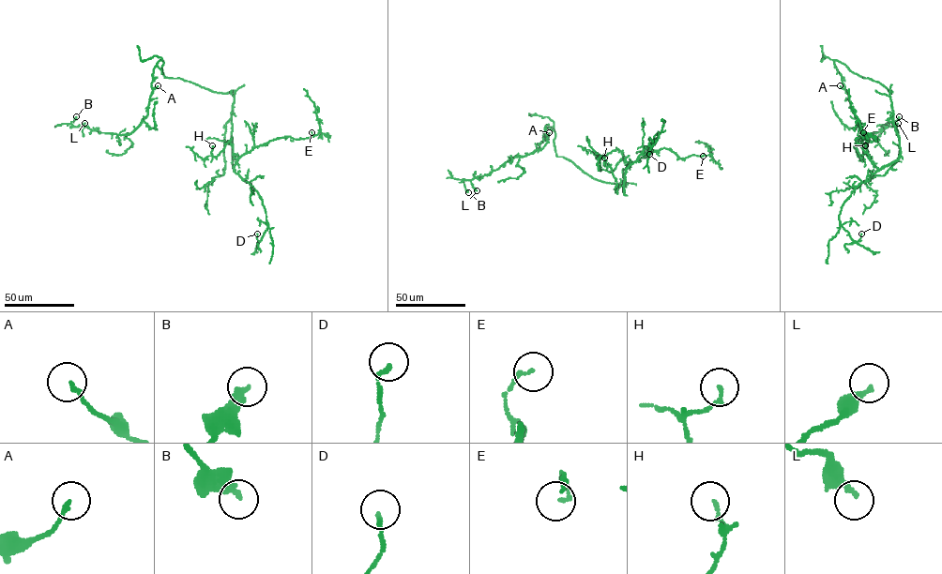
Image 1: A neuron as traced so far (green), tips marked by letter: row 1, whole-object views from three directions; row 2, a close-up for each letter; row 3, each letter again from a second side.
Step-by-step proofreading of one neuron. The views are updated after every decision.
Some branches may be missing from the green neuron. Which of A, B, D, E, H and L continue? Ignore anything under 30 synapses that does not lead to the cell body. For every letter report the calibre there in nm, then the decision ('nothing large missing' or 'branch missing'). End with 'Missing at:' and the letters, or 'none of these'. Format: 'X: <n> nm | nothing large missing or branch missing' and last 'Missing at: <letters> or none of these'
A: 160 nm | nothing large missing
B: 280 nm | nothing large missing
D: 160 nm | nothing large missing
E: 120 nm | nothing large missing
H: 140 nm | nothing large missing
L: 200 nm | nothing large missing
Missing at: none of these

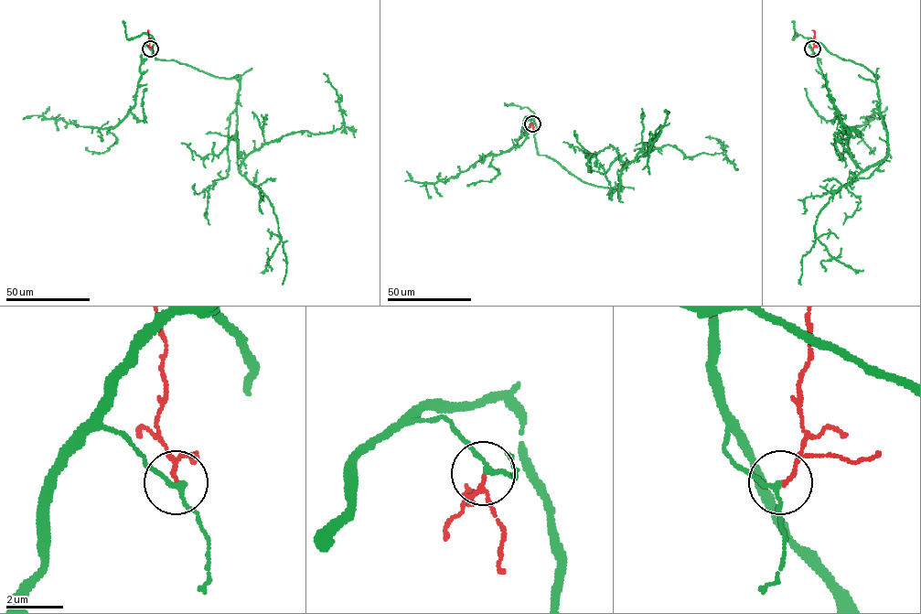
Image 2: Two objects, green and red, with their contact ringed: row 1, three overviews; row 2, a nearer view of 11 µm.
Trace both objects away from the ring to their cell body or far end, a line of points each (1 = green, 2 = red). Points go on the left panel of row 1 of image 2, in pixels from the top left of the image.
1: (150, 48), (153, 38), (155, 59), (240, 77), (239, 169), (283, 136), (341, 126), (338, 96), (323, 73)
2: (150, 48), (148, 30)

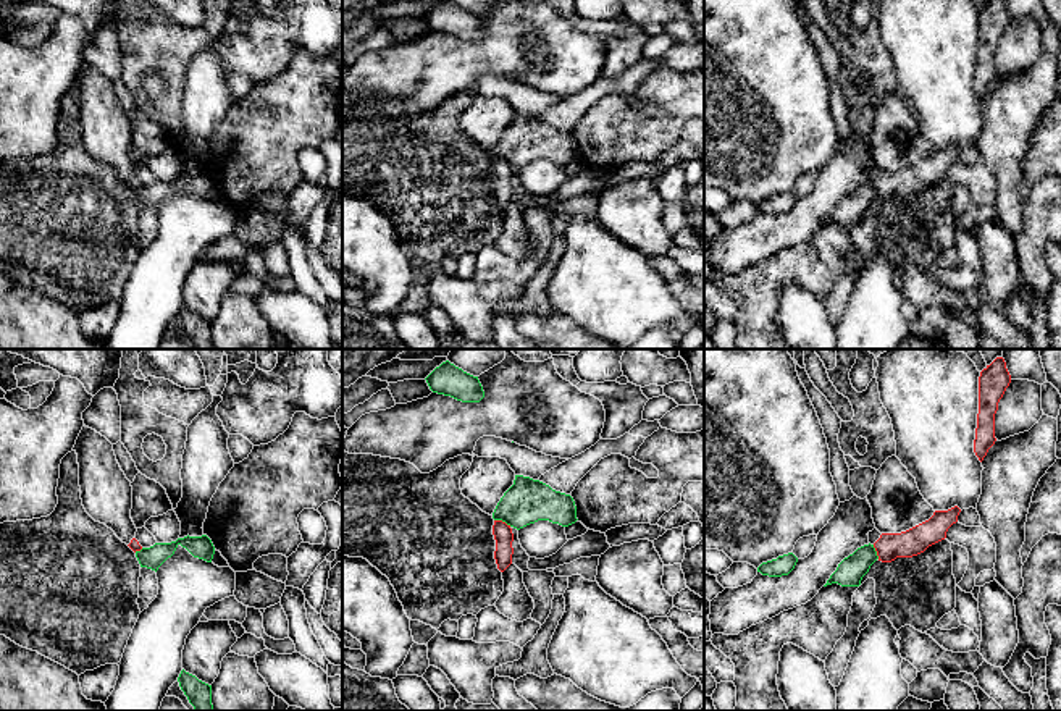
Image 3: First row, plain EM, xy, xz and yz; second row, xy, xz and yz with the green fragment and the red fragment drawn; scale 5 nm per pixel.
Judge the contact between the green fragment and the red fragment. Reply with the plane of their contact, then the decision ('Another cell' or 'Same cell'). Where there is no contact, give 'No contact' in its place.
Touches green in xz. Another cell

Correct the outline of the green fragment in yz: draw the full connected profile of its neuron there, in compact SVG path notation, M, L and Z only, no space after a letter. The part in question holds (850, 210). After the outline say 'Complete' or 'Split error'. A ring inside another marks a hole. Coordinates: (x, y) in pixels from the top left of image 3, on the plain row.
M864 183L853 192L845 196L837 208L827 218L827 223L838 221L841 225L859 225L862 215L869 210L870 204L879 197L874 183Z. Complete

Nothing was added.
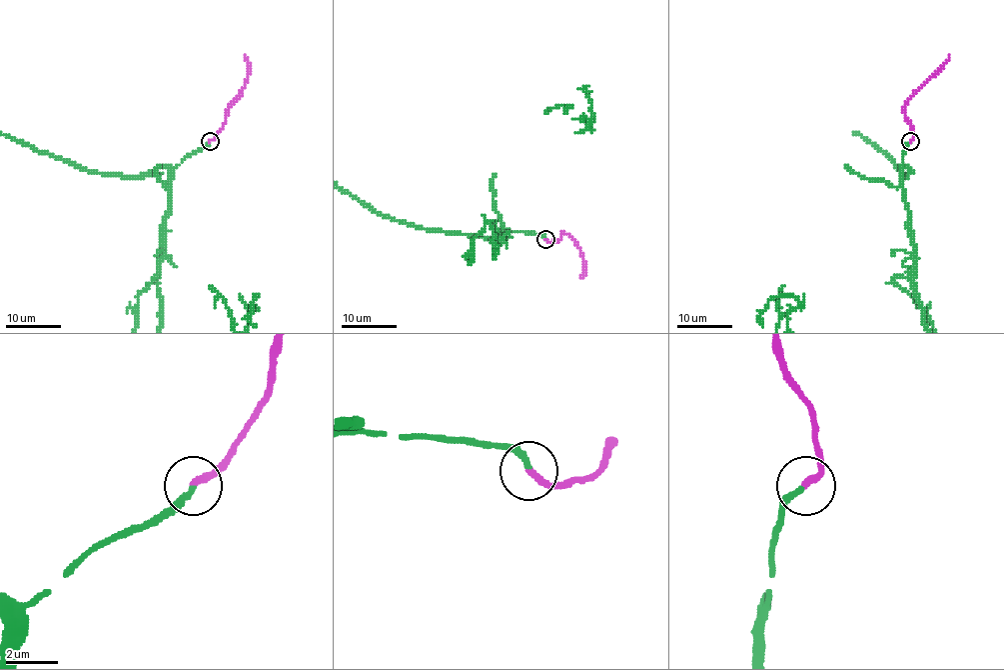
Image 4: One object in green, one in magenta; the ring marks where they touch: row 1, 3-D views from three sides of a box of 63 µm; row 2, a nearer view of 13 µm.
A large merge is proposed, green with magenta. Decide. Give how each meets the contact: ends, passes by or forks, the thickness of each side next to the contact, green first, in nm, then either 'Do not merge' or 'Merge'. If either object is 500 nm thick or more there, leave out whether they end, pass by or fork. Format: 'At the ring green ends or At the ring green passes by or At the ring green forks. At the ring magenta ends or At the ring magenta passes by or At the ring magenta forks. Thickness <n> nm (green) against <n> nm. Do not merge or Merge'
At the ring green ends. At the ring magenta ends. Thickness 240 nm (green) against 280 nm. Merge

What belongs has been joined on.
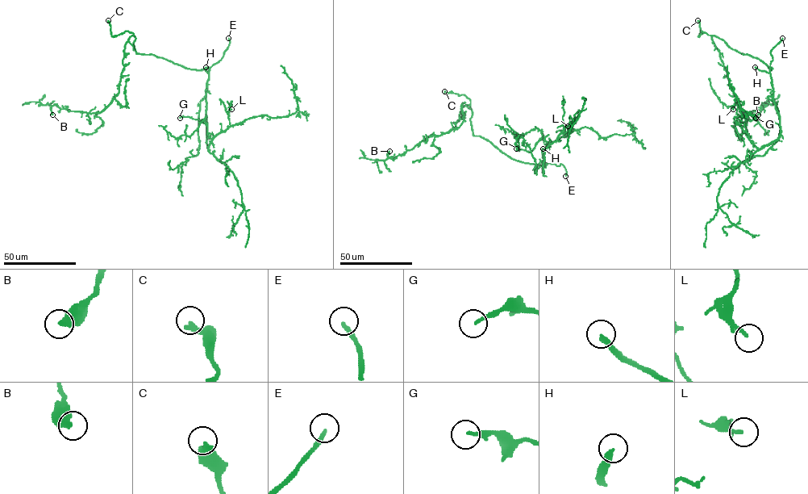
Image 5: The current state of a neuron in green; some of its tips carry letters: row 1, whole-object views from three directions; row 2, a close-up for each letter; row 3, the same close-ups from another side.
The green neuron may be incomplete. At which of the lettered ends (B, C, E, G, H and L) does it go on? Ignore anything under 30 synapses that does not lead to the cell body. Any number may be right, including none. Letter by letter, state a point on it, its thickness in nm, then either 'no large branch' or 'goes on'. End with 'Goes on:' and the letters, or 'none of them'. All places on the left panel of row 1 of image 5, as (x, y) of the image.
B: place (52, 115); calibre 480 nm; no large branch
C: place (108, 20); calibre 340 nm; no large branch
E: place (228, 38); calibre 220 nm; goes on
G: place (180, 118); calibre 160 nm; no large branch
H: place (206, 67); calibre 280 nm; goes on
L: place (231, 109); calibre 170 nm; no large branch
Goes on: E, H

